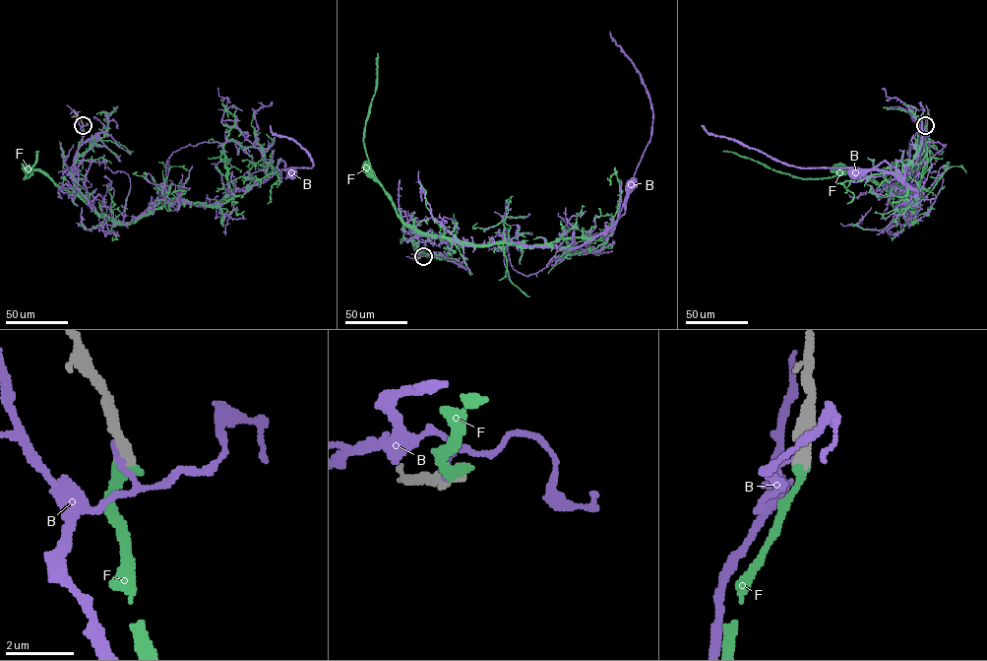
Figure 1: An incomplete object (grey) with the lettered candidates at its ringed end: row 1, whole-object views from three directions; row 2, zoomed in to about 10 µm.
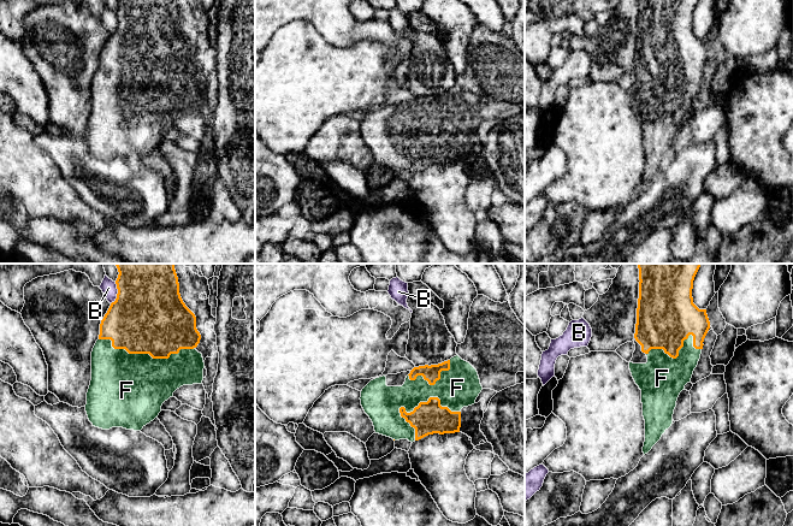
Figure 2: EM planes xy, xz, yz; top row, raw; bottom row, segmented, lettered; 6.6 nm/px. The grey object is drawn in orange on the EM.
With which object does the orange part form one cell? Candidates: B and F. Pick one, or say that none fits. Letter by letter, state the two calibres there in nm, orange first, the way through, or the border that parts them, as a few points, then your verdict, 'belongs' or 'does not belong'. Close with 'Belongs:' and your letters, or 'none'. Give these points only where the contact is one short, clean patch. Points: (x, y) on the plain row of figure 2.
B: 480/100 nm | does not belong
F: 220/260 nm | belongs
Belongs: F

